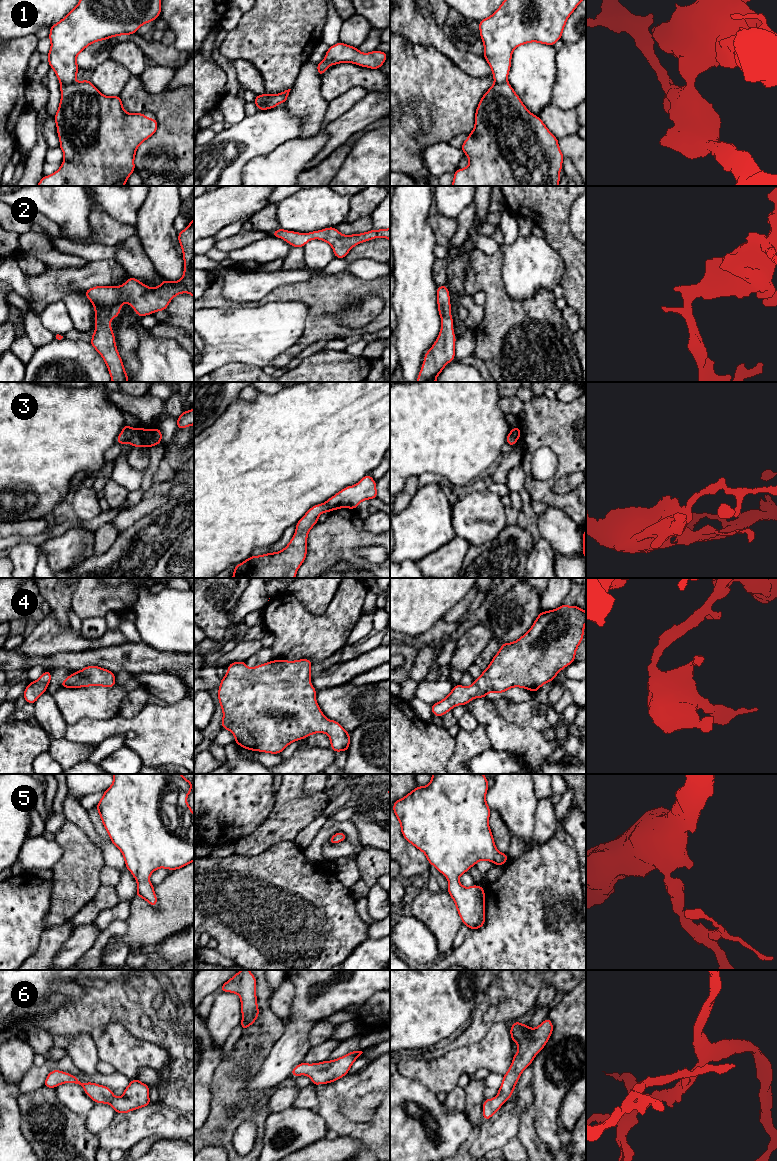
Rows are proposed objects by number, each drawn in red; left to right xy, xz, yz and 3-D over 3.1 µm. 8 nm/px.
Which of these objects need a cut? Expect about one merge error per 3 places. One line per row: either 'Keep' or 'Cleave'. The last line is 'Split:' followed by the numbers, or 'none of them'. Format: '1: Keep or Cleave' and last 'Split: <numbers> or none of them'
1: Cleave
2: Keep
3: Cleave
4: Keep
5: Keep
6: Keep
Split: 1, 3

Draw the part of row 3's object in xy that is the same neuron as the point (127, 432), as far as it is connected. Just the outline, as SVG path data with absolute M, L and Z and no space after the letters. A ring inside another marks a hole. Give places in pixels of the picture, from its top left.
M126 423L123 426L122 432L119 434L117 438L117 444L125 444L128 440L133 436L136 432L137 428L131 428Z

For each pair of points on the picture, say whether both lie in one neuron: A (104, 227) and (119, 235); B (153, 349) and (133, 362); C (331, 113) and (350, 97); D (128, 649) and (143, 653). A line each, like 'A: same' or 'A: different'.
A: same
B: different
C: same
D: same

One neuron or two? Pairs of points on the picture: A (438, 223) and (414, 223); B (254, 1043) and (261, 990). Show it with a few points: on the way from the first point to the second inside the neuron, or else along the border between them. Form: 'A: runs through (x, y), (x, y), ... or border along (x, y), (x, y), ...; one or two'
A: border along (433, 209), (428, 217), (428, 224), (437, 244); two
B: runs through (263, 1030), (263, 1003); one

